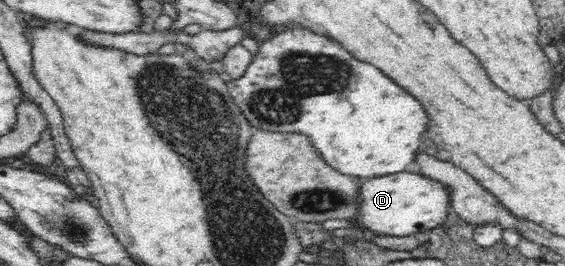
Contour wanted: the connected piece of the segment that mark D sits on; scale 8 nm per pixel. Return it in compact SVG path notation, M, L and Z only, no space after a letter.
M402 171L400 173L390 173L382 177L367 178L361 187L361 212L358 213L357 221L359 226L354 229L365 231L369 229L376 234L403 236L427 232L436 226L444 223L452 209L452 190L449 185L444 184L434 178L427 177L422 173L410 173Z

